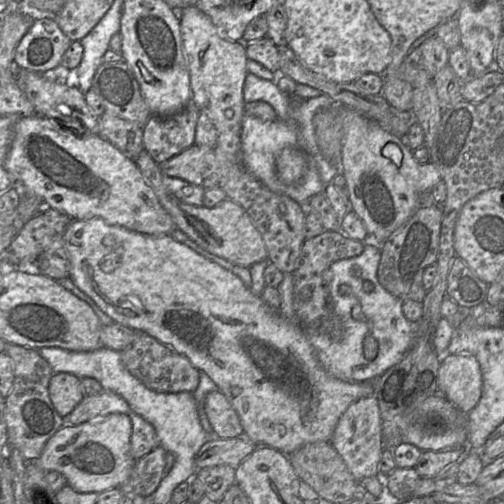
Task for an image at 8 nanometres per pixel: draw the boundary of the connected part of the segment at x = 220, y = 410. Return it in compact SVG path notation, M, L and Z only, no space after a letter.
M212 391L207 395L205 411L216 437L230 439L243 434L237 412L220 391Z

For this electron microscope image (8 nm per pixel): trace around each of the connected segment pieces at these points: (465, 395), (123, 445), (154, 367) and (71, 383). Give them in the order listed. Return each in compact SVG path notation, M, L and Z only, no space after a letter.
M445 353L438 369L438 388L457 409L468 414L483 391L482 371L475 356Z
M121 413L110 414L77 426L63 426L47 441L40 457L27 462L34 462L45 472L60 472L67 484L79 493L99 494L112 488L119 488L129 478L137 461L130 453L131 433L132 424L129 416Z
M136 331L132 344L120 352L123 366L147 388L161 393L194 392L200 371L189 359L145 332Z
M66 372L54 373L49 382L49 397L57 413L62 418L68 416L84 398L80 379Z

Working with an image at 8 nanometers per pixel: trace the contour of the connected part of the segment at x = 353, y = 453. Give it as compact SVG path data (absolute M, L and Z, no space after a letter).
M375 395L359 398L350 404L342 414L331 439L333 447L358 482L379 474L379 461L384 448L379 411L379 404Z

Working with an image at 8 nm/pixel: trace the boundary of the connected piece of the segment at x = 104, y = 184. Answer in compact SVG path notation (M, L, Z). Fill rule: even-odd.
M39 114L24 117L15 126L4 167L21 190L41 198L45 207L63 212L72 220L101 217L110 225L122 226L148 235L171 235L176 228L172 217L161 205L135 161L99 134L76 133L56 120Z

